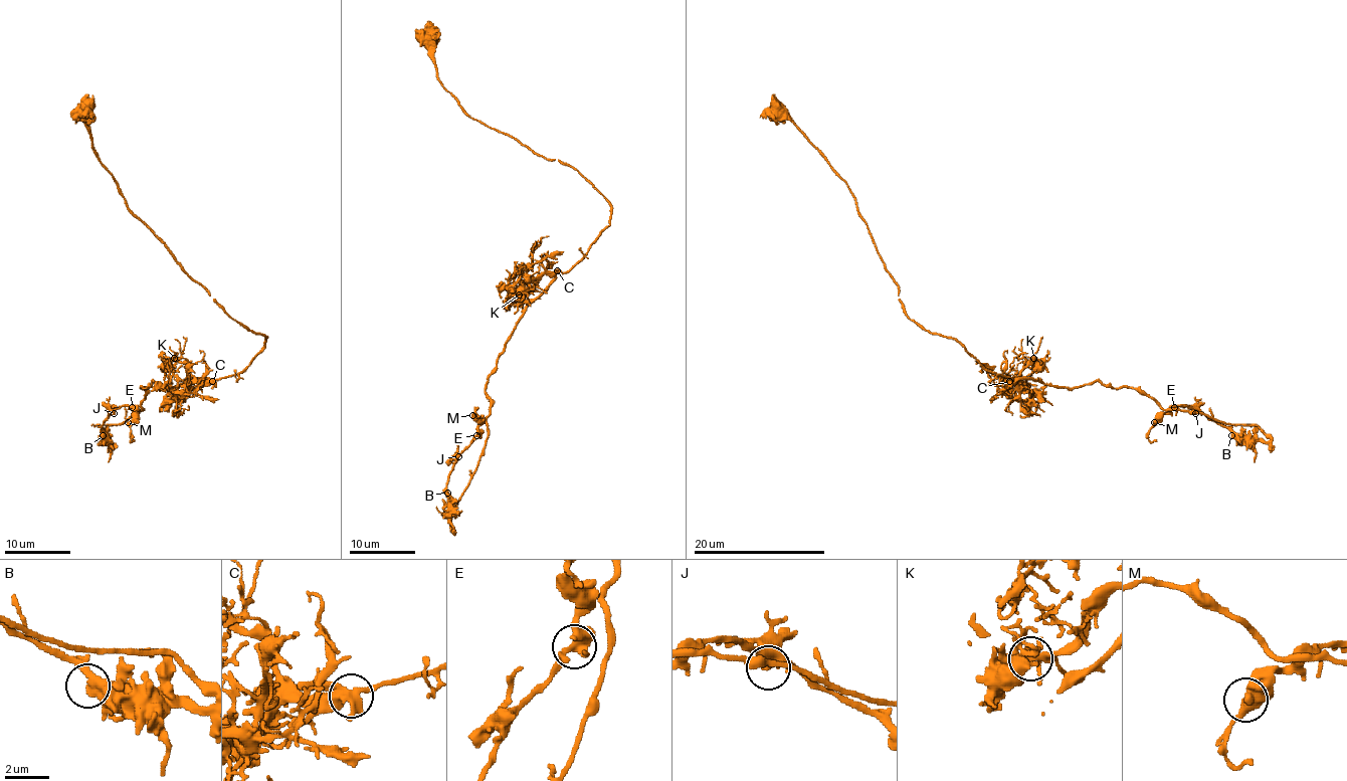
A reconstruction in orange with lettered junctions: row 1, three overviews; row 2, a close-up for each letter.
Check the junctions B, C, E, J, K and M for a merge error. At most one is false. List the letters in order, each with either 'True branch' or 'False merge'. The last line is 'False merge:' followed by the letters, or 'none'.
B: True branch
C: True branch
E: True branch
J: True branch
K: True branch
M: True branch
False merge: none

